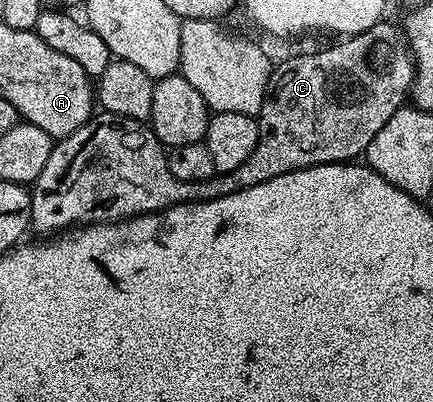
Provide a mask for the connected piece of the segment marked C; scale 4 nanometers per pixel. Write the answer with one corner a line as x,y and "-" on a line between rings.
387,19
378,21
376,25
365,31
344,36
342,39
336,40
339,42
336,45
329,46
328,49
319,49
316,53
303,53
300,57
291,57
288,61
281,62
280,65
278,62
271,75
267,98
264,100
264,105
257,116
259,138
253,155
249,155
249,159
245,163
241,163
241,167
237,167
228,173
220,173
207,181
182,181
177,179
177,175
173,175
173,171
169,171
168,150
157,139
157,135
151,130
150,124
132,117
122,117
116,113
96,112
85,124
77,127
77,131
73,131
68,137
58,138
52,144
51,154
45,163
45,168
41,171
41,175
37,175
37,179
33,182
33,188
30,190
31,229
34,232
39,232
39,235
59,235
72,227
102,225
105,221
126,221
128,217
140,217
142,213
160,213
162,209
168,209
174,205
183,205
187,201
208,201
225,195
233,195
245,187
257,187
257,183
269,183
269,179
273,179
277,175
285,175
289,171
301,171
318,165
341,165
362,158
366,154
369,143
373,143
373,135
377,135
377,131
381,131
381,127
385,127
385,123
389,123
389,119
393,119
396,111
404,108
411,86
415,84
415,58
411,55
411,48
407,45
407,39
403,35
402,28
398,24
390,25
389,21

